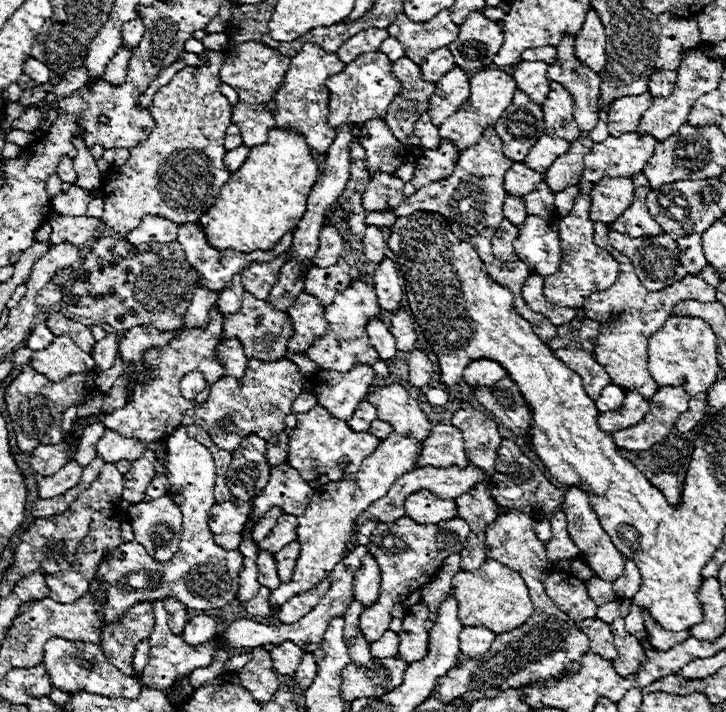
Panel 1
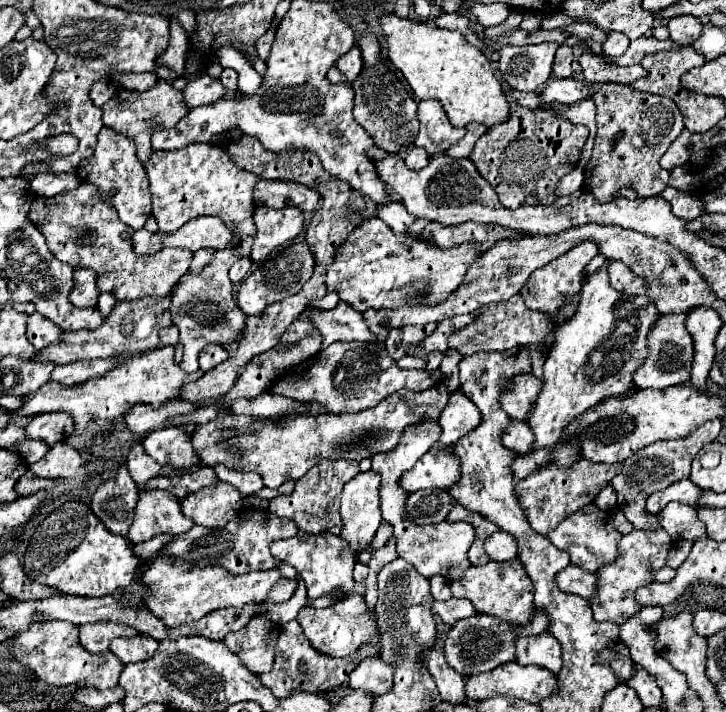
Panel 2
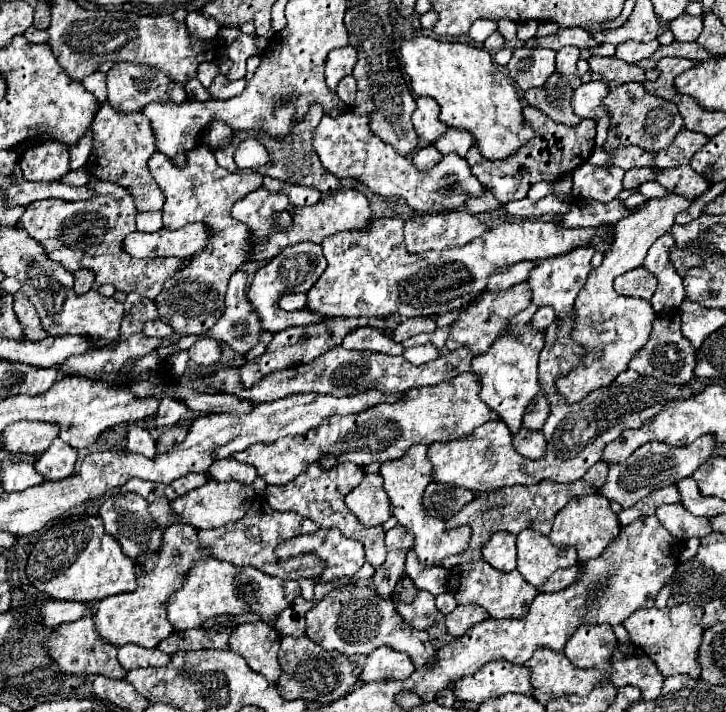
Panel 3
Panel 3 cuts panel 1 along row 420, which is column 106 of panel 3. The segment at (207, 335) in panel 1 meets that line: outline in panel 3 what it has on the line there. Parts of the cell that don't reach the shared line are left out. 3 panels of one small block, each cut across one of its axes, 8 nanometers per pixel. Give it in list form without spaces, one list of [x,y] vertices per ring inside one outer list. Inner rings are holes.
[[[110,104],[100,108],[92,124],[92,154],[88,160],[90,174],[94,174],[98,180],[114,182],[126,188],[132,194],[138,212],[162,210],[166,200],[164,194],[160,196],[160,186],[148,170],[148,160],[154,152],[158,152],[154,130],[144,114],[122,114]]]

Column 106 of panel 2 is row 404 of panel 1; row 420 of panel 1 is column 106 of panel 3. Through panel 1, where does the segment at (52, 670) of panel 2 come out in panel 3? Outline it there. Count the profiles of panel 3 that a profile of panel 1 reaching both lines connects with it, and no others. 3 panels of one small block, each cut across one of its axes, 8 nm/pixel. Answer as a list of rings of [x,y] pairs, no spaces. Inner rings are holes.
[[[86,614],[76,622],[58,626],[52,636],[46,640],[46,648],[52,656],[52,660],[58,664],[58,668],[64,674],[102,674],[108,678],[124,678],[126,670],[120,666],[116,654],[118,646],[102,640],[96,632],[94,614]]]

